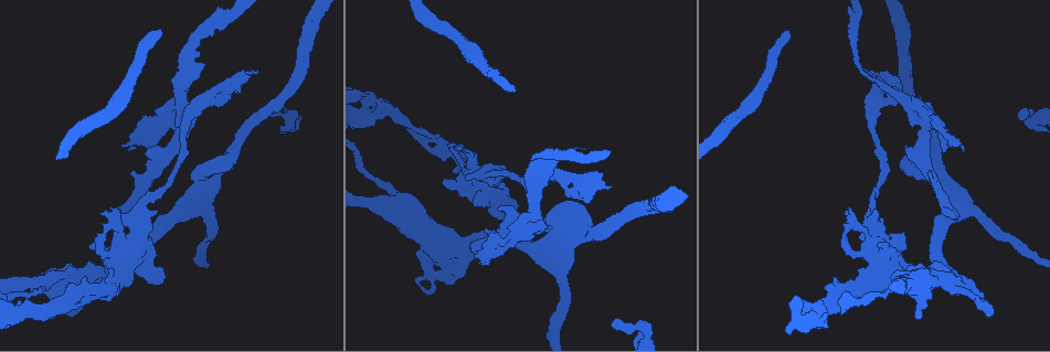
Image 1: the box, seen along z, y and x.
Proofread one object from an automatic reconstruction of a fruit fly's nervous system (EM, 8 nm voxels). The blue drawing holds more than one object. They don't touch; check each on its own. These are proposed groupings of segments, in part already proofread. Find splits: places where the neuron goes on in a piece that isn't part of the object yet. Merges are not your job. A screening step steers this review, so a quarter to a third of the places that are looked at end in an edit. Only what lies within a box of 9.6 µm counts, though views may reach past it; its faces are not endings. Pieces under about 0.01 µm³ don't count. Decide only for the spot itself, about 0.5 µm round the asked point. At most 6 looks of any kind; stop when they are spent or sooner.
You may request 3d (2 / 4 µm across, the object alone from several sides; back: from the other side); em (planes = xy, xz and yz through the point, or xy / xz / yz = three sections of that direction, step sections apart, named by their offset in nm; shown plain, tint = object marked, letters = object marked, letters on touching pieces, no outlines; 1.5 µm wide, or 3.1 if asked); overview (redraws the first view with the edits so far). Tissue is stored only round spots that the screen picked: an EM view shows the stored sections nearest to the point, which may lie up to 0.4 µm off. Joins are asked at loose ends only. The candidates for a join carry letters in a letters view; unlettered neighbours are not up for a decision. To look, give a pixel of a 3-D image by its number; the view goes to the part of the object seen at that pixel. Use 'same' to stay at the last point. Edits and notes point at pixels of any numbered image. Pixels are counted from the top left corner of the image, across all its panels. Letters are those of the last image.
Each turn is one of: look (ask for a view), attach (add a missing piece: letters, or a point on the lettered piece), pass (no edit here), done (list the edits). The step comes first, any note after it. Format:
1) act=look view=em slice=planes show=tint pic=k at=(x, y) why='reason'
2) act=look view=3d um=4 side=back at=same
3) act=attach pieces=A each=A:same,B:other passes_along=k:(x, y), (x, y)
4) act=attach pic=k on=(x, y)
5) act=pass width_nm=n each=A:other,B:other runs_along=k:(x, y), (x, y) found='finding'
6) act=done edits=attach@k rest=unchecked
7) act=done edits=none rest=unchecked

act=look view=em slice=xz step=4 show=letters pic=1 at=(500, 206) why='an open end'

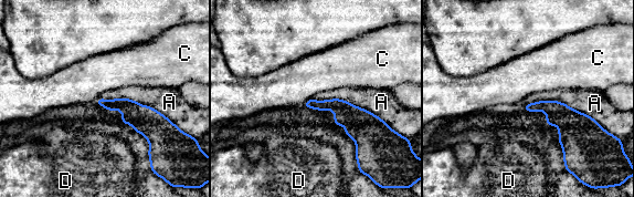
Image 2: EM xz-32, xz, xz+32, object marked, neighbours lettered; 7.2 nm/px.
act=look view=em slice=planes show=letters at=same

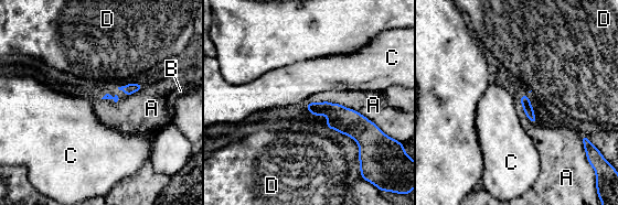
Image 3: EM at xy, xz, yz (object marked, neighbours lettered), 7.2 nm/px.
act=pass each=A:other,B:other,C:other,D:other found='no lettered piece goes on from it'

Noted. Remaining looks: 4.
act=look view=3d um=2 pic=1 at=(881, 246) why='free end'

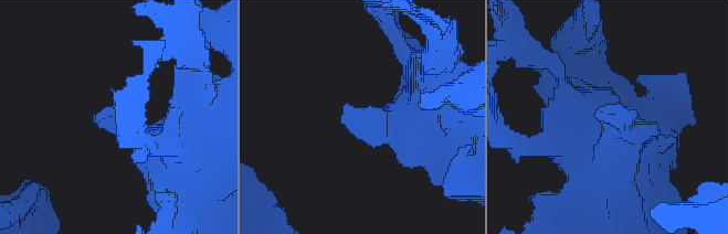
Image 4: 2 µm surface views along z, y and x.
act=look view=em slice=planes show=letters pic=4 at=(93, 116) why='now the EM'

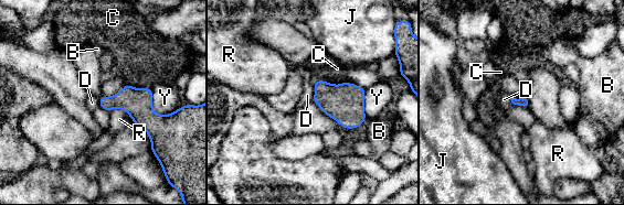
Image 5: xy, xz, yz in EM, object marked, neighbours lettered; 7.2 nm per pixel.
act=pass longest_contact=Y:260nm each=B:other,C:other,D:other,J:other,R:other,Y:other found='no lettered piece goes on from it'

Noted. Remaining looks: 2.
act=look view=em slice=planes show=plain pic=1 at=(611, 188) why='thin end'

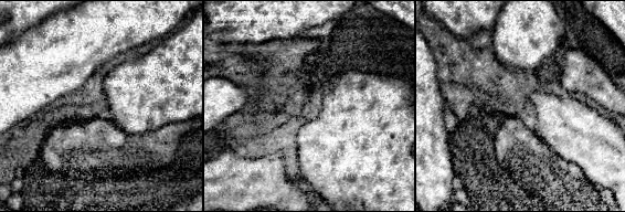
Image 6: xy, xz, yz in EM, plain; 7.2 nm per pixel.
act=look view=em slice=planes show=letters at=same why='what lies round it'

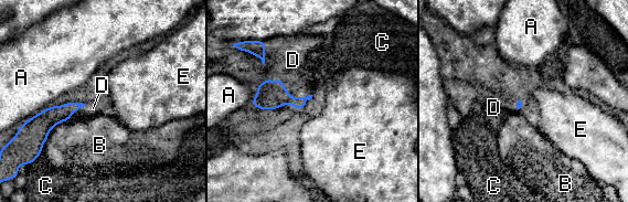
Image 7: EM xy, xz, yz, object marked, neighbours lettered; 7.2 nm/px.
act=attach pieces=D each=A:other,B:other,C:other,D:same,E:other passes_along=7:(270, 94), (287, 91), (293, 60) found='it goes on there'

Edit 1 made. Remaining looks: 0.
act=done edits=attach@7 rest=unchecked

